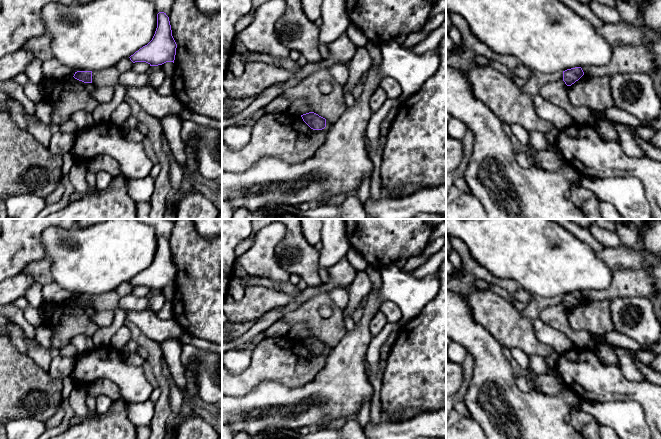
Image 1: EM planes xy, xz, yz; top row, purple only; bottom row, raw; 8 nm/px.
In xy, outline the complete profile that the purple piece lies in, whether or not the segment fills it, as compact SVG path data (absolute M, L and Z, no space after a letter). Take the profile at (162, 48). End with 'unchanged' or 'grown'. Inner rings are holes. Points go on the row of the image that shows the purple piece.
M164 12L157 14L157 28L152 40L129 58L135 62L146 62L150 66L162 65L175 60L177 44L172 36L169 17Z | unchanged

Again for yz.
M581 67L567 69L563 71L563 81L567 86L571 86L576 81L578 81L583 75L584 72Z | unchanged

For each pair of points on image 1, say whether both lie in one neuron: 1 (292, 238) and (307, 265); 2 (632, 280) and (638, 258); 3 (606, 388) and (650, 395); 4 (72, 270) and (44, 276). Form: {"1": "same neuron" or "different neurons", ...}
{"1": "same neuron", "2": "different neurons", "3": "same neuron", "4": "different neurons"}

